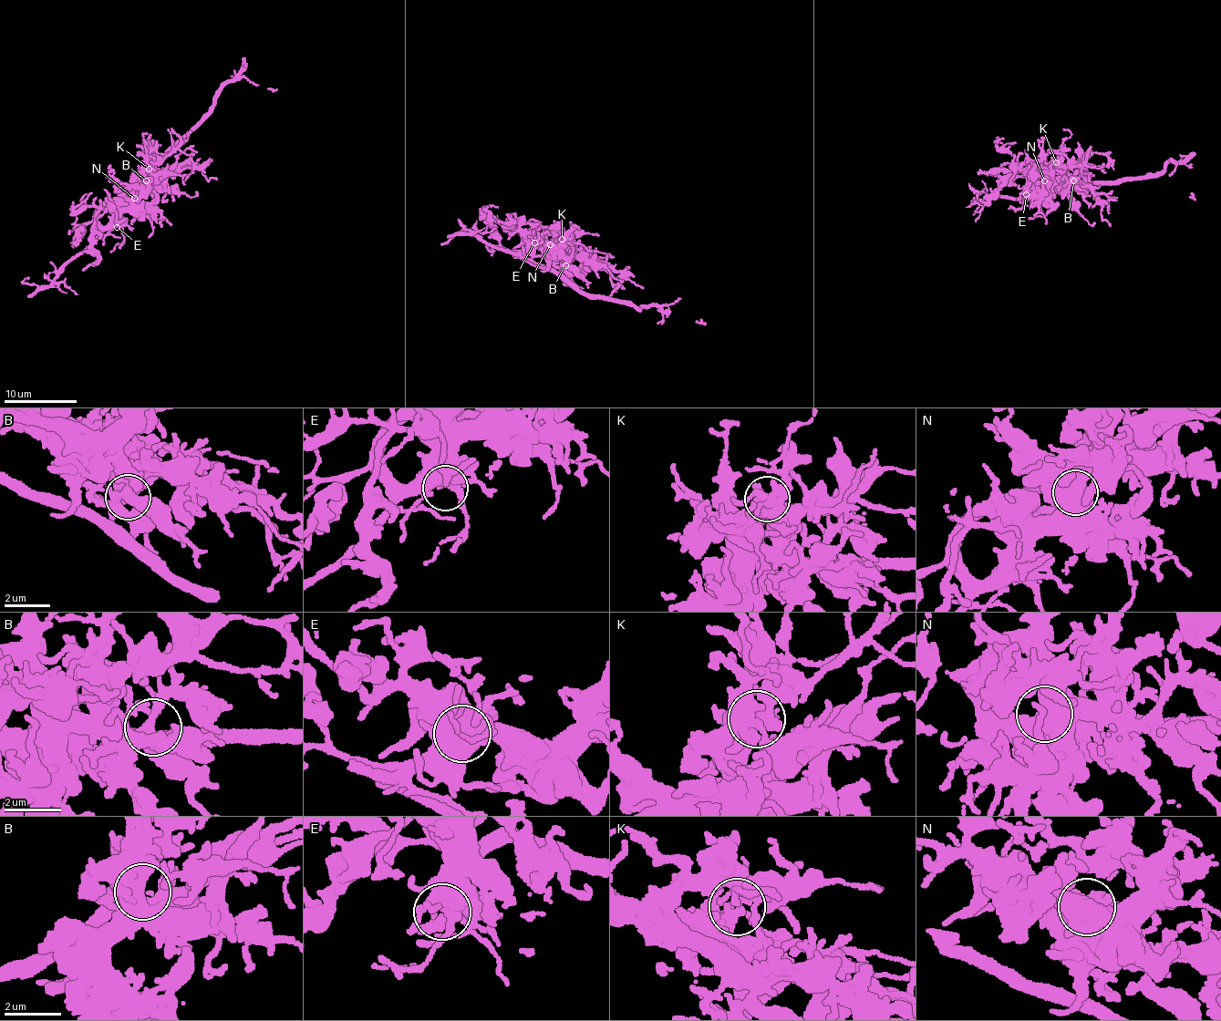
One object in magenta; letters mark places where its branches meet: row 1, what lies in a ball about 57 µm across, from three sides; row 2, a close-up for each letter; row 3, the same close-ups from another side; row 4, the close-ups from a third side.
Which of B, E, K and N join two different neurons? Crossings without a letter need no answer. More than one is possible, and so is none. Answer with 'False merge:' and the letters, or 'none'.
False merge: none

